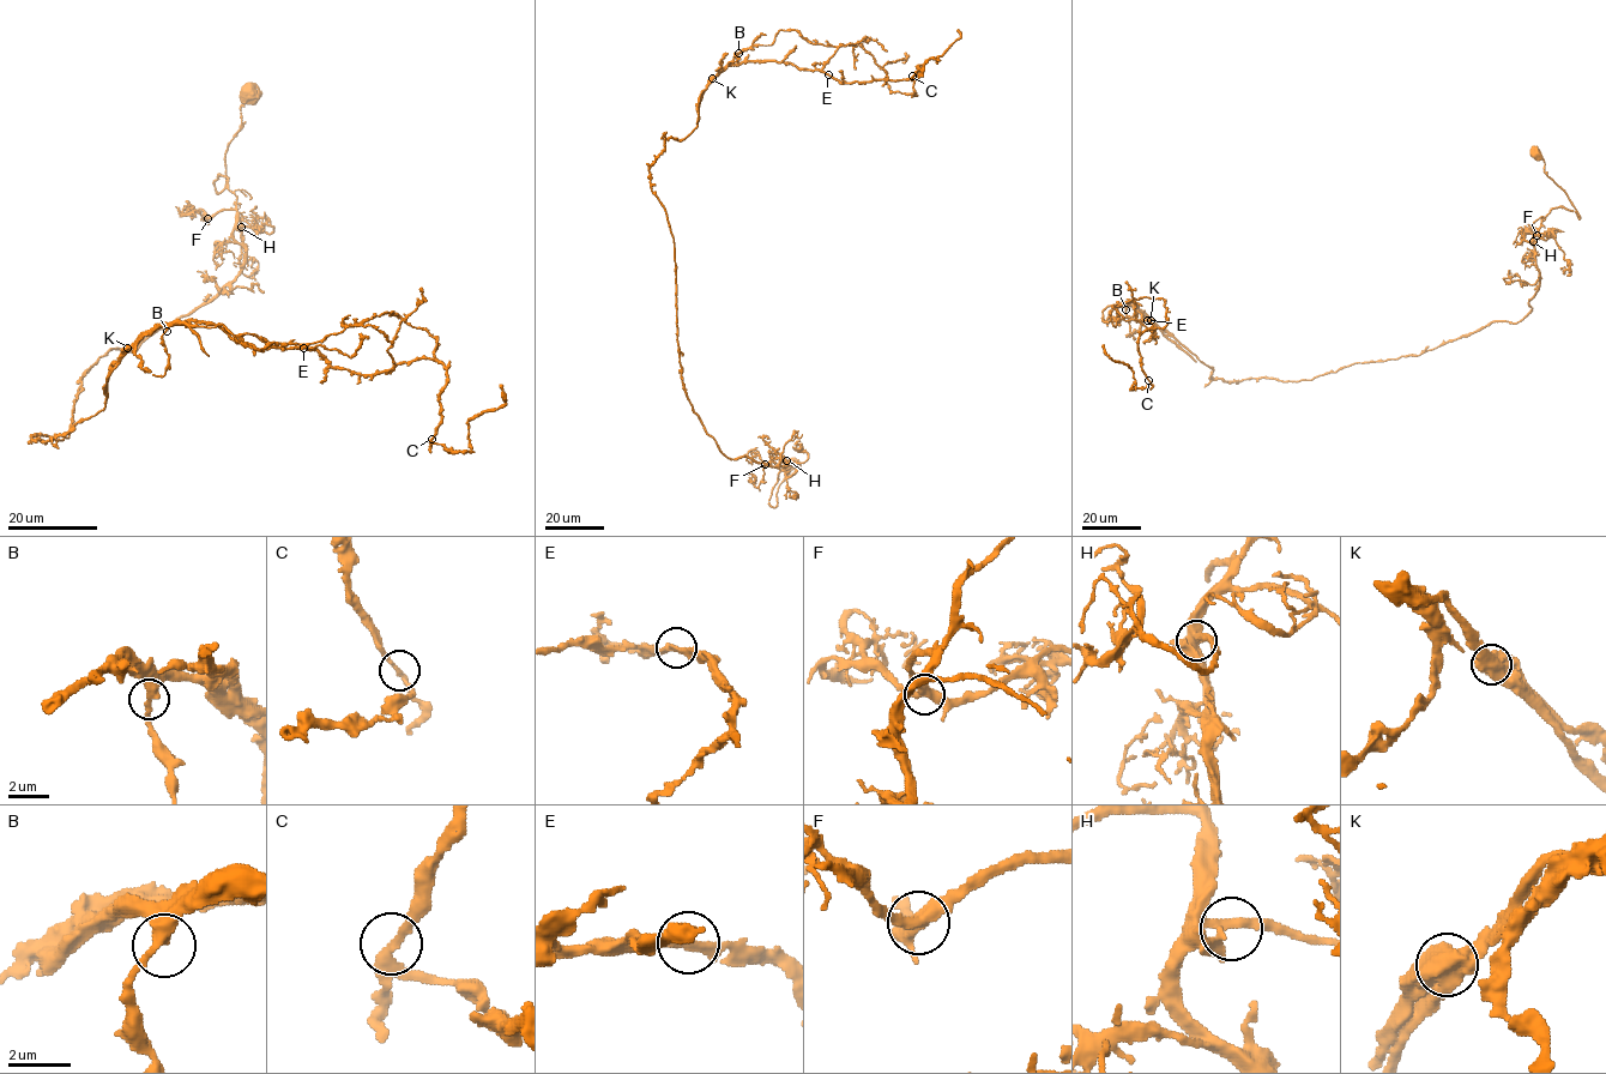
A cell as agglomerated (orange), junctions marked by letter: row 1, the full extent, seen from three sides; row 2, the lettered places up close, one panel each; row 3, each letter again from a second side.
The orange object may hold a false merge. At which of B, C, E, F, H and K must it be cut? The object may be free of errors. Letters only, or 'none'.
K

